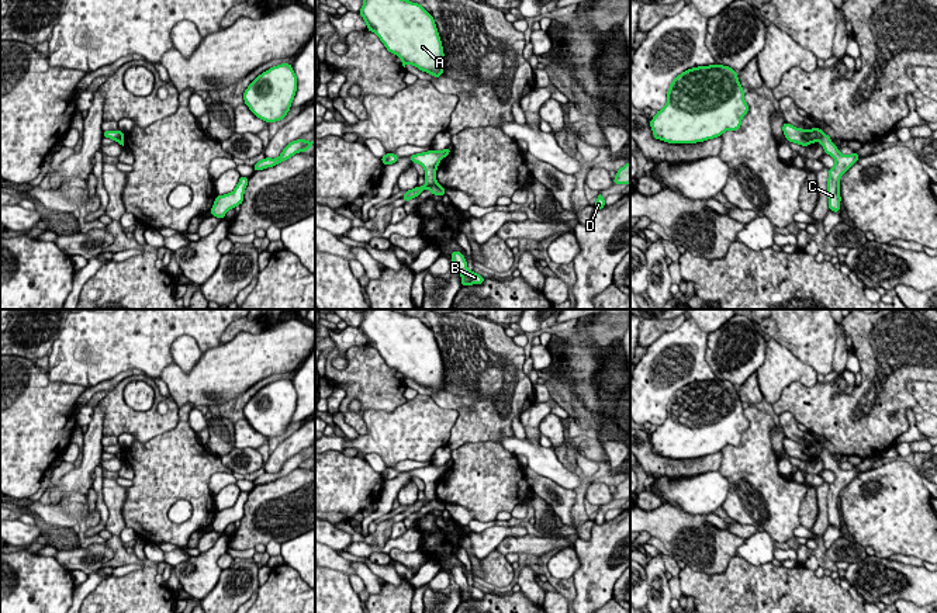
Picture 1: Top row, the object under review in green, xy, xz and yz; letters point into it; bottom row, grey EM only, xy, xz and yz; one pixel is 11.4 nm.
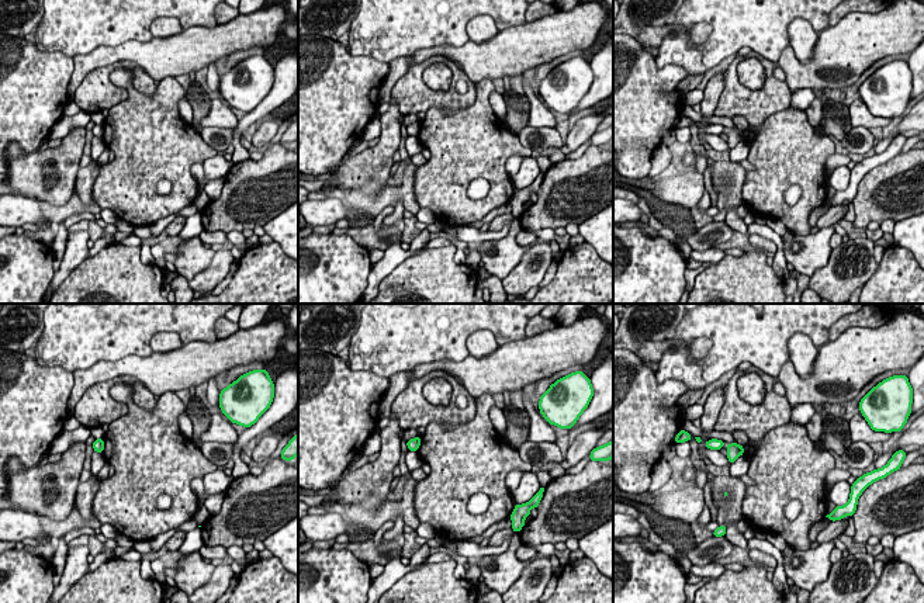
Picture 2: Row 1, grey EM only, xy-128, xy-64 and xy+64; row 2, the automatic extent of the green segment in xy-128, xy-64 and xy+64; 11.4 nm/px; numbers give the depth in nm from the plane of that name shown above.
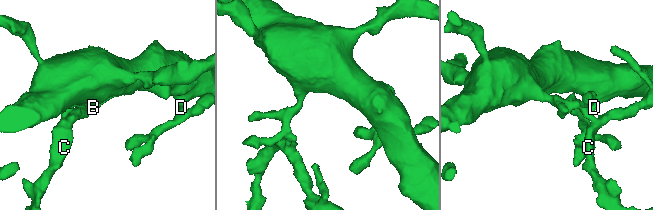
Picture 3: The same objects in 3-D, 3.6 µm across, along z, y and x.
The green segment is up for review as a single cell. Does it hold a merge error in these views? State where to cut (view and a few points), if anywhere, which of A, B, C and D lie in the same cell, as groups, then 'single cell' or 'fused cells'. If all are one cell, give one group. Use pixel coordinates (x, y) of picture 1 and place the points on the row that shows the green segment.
cut xz (436, 183), (429, 187); groups A D / B C; fused cells

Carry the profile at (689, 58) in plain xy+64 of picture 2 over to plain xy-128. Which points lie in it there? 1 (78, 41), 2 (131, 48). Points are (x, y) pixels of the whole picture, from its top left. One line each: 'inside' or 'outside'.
1: inside
2: outside

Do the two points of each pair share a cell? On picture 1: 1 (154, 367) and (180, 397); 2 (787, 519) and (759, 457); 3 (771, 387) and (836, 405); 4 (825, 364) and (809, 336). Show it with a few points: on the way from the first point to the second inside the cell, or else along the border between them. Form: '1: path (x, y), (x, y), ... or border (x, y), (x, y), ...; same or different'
1: border (173, 362), (159, 377); different
2: path (773, 504), (764, 494), (759, 473); same
3: border (815, 383), (809, 387), (791, 383), (773, 405); different
4: path (820, 357), (813, 343); same

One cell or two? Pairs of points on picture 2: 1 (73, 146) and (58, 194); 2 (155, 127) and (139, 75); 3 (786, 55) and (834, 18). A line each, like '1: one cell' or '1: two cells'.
1: one cell
2: two cells
3: two cells

